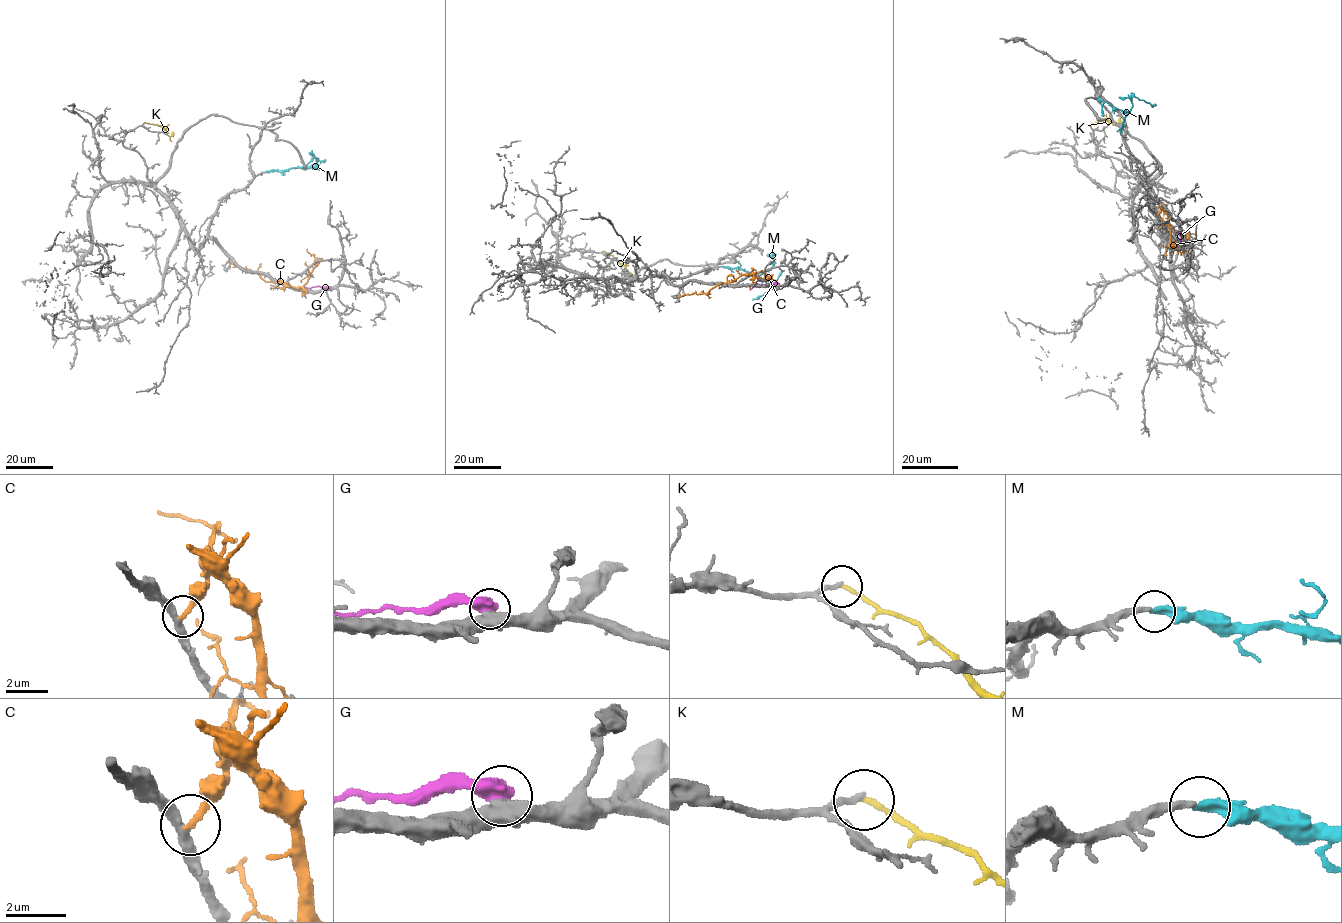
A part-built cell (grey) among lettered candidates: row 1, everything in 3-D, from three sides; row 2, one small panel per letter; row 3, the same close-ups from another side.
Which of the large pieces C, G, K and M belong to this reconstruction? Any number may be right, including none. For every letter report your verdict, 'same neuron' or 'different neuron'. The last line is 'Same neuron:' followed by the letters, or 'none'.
C: different neuron
G: different neuron
K: different neuron
M: same neuron
Same neuron: M

